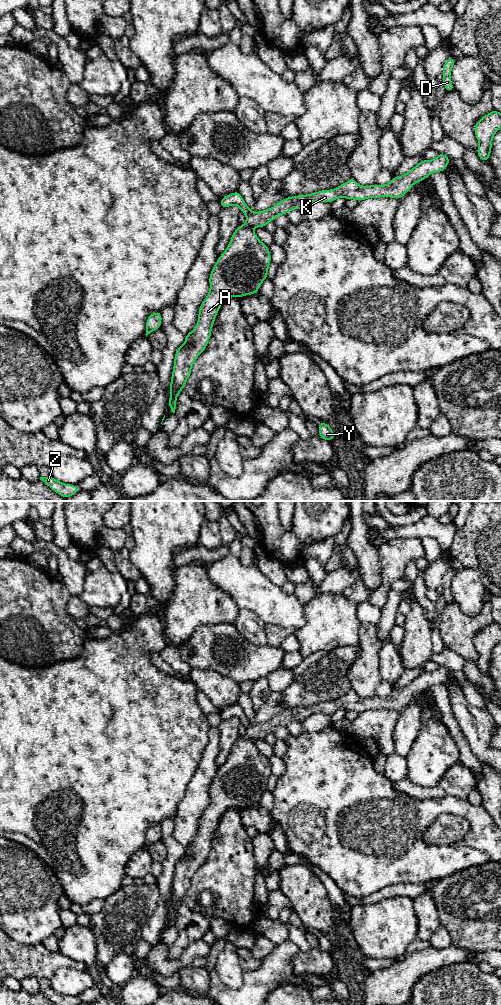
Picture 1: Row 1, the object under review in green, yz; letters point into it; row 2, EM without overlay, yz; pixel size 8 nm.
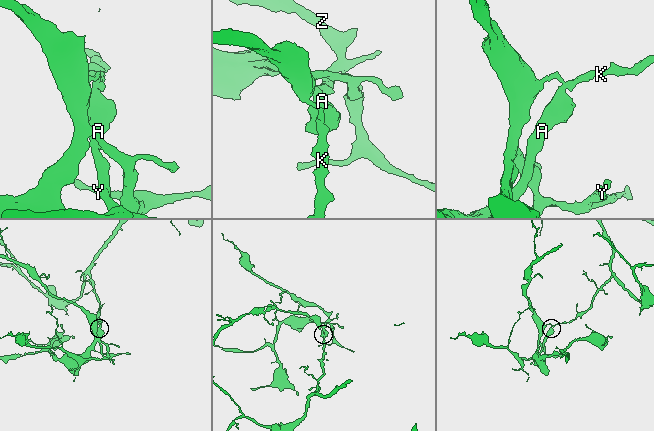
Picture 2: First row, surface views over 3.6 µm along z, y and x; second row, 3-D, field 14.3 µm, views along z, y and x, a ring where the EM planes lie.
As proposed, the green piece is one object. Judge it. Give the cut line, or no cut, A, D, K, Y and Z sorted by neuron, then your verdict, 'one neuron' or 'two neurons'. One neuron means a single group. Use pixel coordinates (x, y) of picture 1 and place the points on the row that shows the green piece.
cut in yz along (251, 212), (247, 216); A D K Z / Y; two neurons

